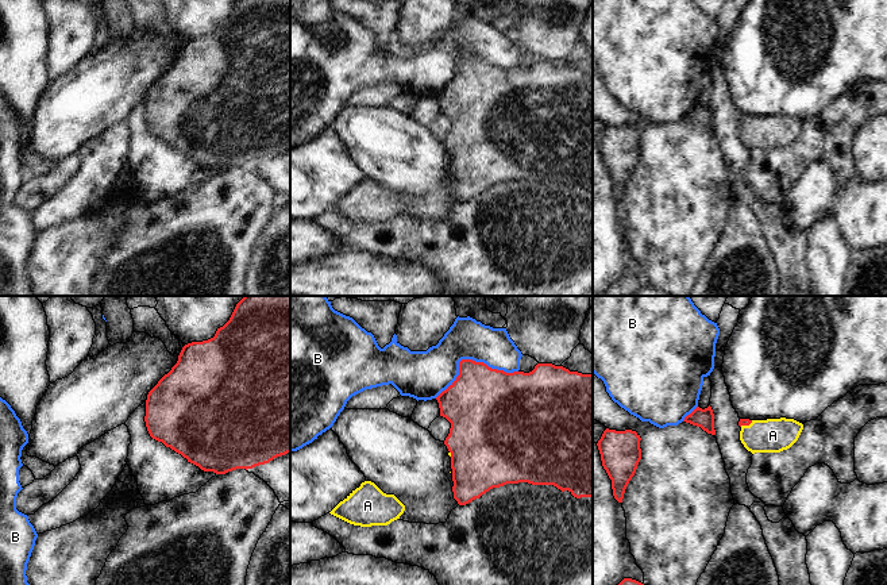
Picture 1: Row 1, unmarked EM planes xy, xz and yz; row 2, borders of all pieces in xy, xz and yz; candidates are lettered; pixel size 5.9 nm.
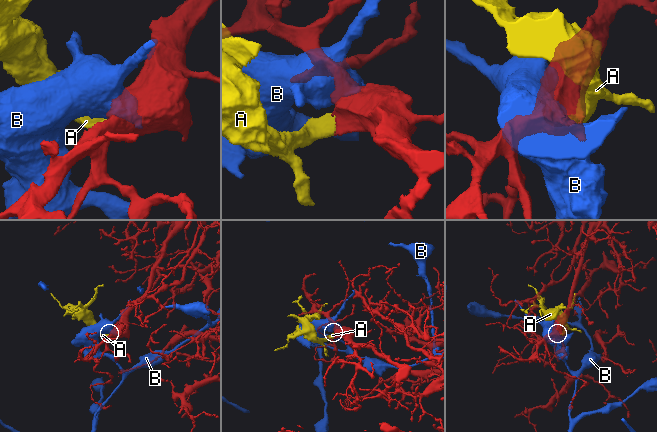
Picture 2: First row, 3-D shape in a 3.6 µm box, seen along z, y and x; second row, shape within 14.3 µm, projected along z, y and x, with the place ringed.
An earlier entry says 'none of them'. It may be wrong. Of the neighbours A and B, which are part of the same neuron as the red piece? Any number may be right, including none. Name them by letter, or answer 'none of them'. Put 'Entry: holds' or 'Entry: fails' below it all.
A
Entry: fails

